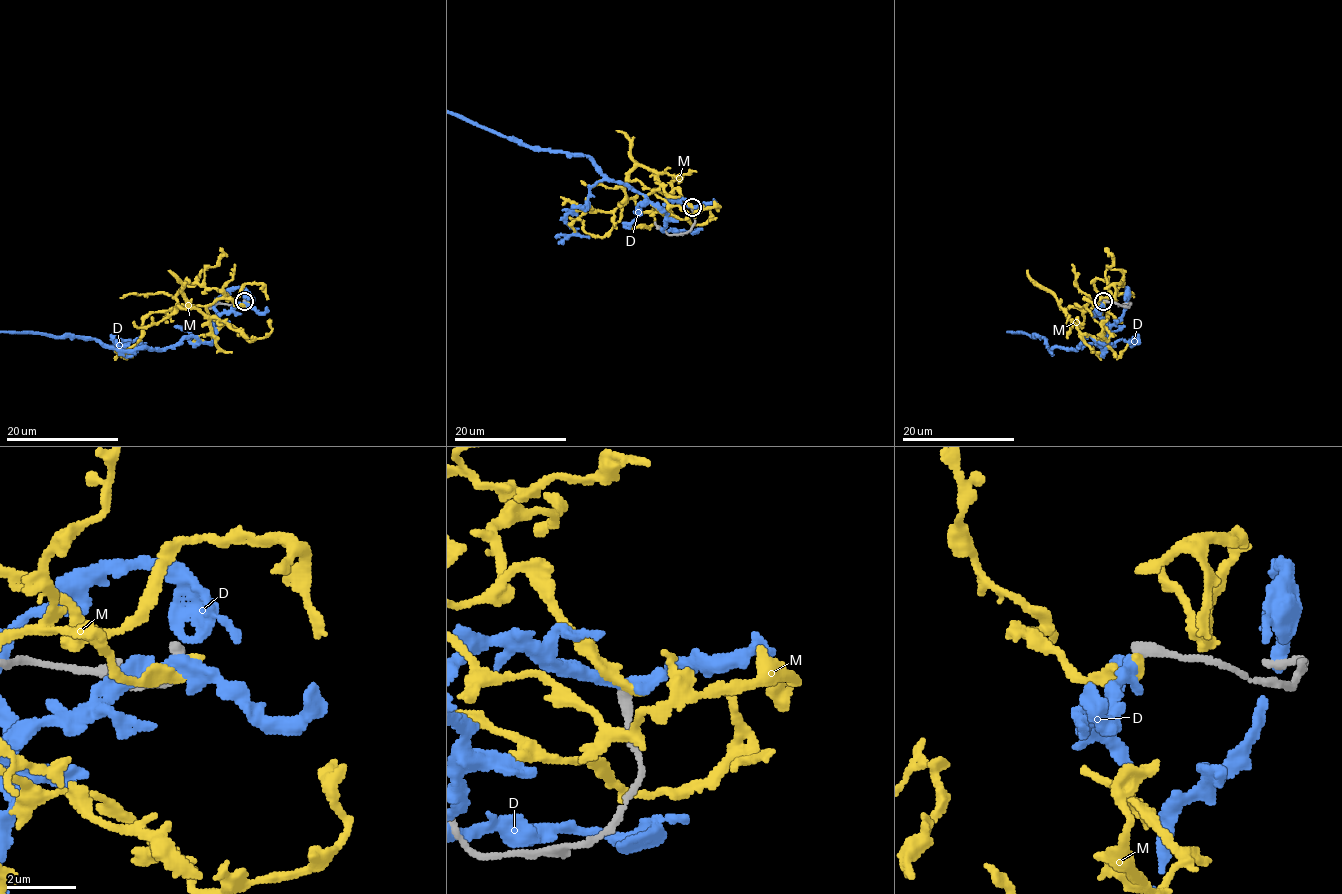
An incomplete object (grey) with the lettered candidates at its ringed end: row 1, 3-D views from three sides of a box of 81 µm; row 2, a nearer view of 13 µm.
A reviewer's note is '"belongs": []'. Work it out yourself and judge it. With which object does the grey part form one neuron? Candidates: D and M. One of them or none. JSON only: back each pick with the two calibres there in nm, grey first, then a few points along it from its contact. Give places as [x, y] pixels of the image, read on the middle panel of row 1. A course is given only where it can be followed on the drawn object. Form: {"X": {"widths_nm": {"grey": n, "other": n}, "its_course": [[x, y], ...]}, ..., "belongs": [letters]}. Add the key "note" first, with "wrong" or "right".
{"note": "right", "belongs": []}

